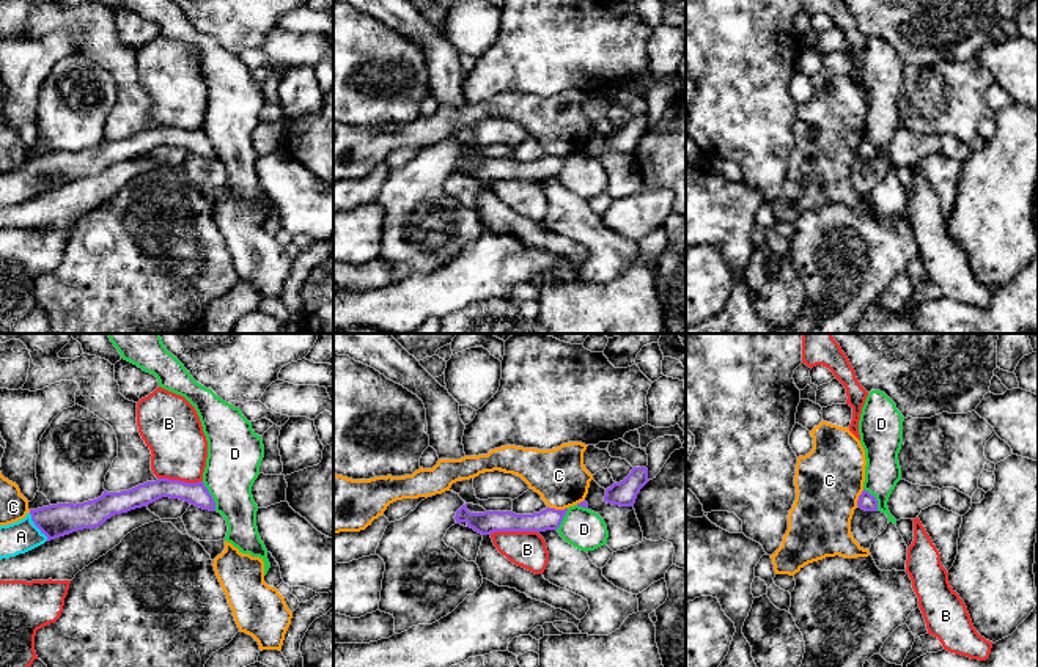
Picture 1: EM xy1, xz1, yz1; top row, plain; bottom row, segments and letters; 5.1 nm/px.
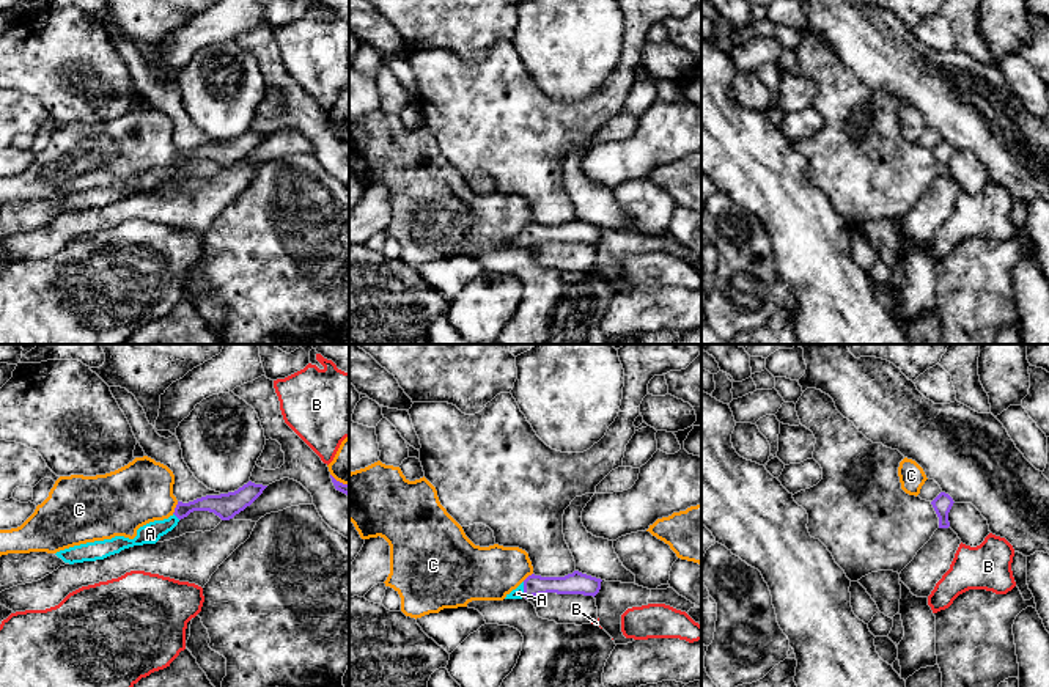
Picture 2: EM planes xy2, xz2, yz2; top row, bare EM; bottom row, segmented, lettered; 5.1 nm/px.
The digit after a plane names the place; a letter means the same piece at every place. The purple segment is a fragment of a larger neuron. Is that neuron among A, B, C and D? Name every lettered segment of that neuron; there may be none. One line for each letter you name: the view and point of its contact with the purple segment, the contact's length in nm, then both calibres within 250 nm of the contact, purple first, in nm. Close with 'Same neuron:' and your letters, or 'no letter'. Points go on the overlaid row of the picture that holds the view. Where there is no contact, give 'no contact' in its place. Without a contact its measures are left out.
A: contact xy1 (36, 526); length 170 nm; calibres 170 and 160 nm
Same neuron: A

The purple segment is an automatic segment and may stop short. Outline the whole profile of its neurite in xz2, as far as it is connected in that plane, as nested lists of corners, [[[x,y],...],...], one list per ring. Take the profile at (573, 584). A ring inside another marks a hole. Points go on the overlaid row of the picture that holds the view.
[[[574,571],[565,577],[528,575],[505,599],[533,597],[547,593],[596,596],[601,590],[601,579]]]

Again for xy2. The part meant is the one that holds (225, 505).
[[[248,481],[234,492],[206,495],[189,503],[178,501],[175,512],[168,519],[154,520],[140,527],[134,539],[115,536],[112,539],[74,546],[60,550],[55,555],[64,563],[74,564],[104,560],[134,546],[156,544],[164,535],[171,531],[181,519],[187,517],[193,511],[209,511],[219,516],[222,520],[230,520],[250,506],[266,487],[267,486]]]

